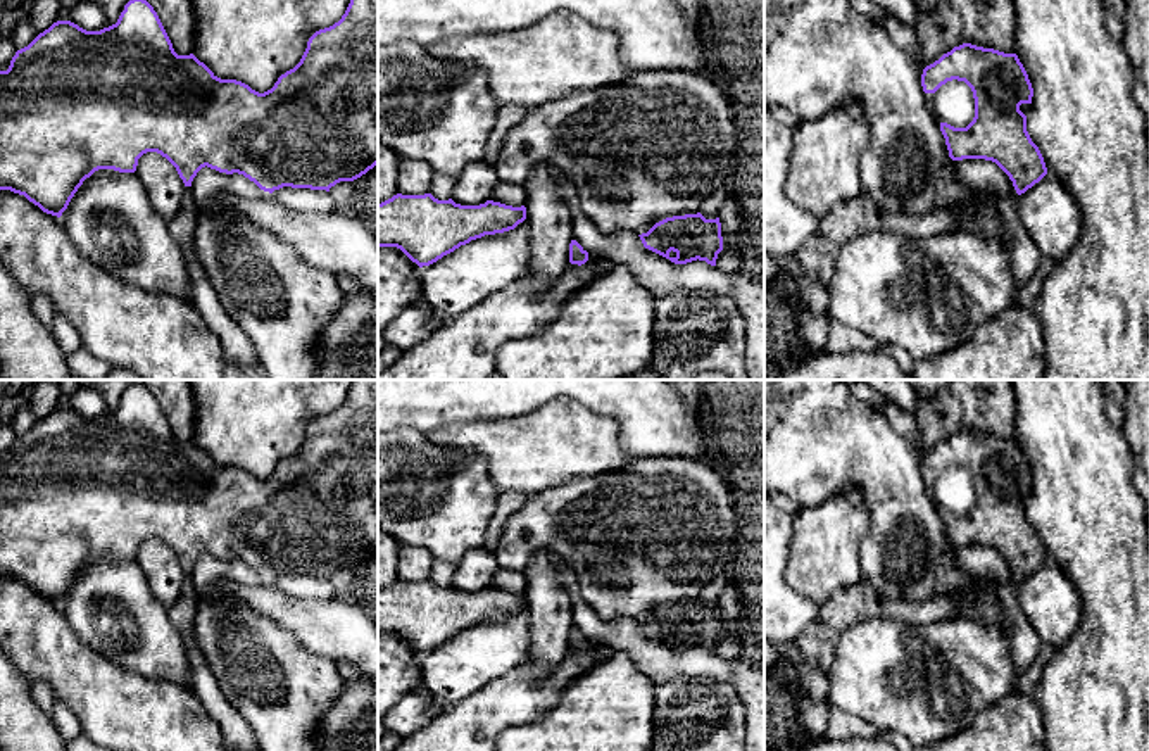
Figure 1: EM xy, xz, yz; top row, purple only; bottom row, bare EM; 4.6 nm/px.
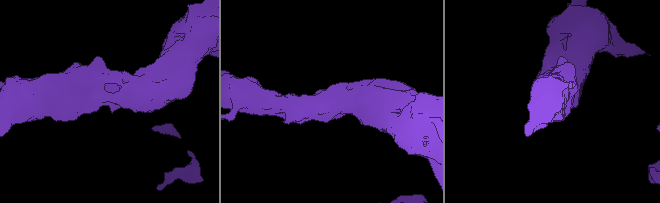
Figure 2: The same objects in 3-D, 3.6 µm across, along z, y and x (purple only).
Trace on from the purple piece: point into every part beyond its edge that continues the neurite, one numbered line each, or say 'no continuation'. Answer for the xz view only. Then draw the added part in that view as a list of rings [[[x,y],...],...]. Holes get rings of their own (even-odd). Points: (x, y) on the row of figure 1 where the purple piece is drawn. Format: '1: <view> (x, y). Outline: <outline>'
no continuation

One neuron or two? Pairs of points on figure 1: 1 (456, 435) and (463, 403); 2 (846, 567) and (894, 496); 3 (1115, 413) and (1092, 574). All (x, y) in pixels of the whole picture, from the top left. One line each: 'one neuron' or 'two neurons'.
1: two neurons
2: two neurons
3: two neurons

